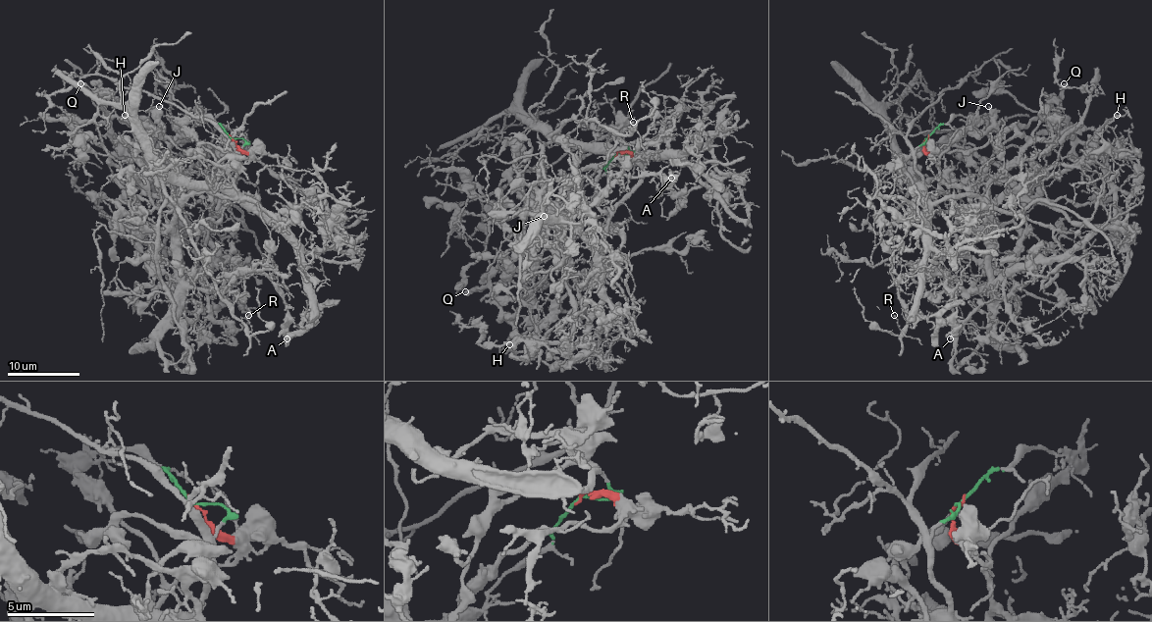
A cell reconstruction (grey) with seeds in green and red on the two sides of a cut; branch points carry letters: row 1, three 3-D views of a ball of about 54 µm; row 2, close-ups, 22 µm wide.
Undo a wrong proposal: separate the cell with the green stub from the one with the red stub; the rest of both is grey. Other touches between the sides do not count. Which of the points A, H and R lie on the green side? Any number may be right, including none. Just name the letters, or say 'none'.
R

